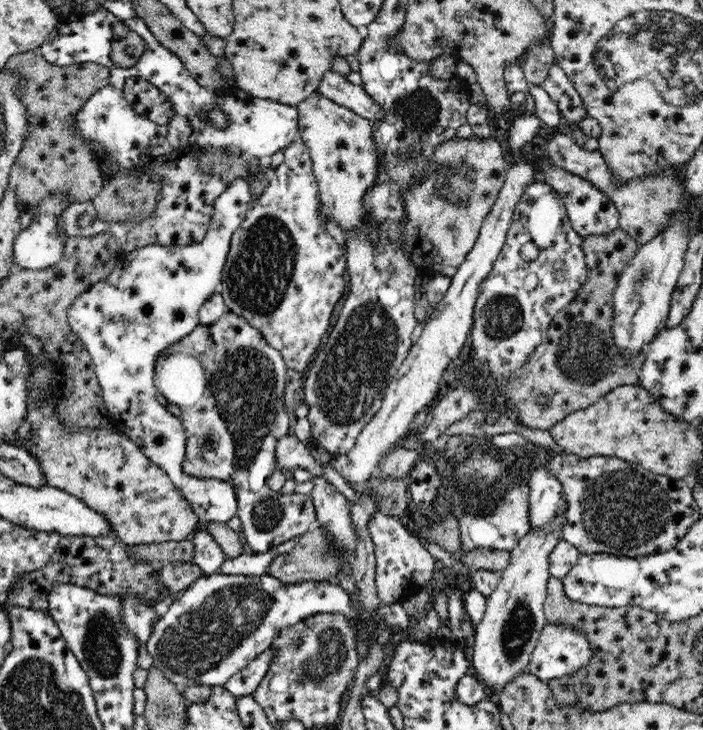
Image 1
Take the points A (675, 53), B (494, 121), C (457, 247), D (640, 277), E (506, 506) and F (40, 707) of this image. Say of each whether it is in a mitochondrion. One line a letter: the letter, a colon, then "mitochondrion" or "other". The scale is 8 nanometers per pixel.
A: mitochondrion
B: other
C: other
D: mitochondrion
E: mitochondrion
F: mitochondrion

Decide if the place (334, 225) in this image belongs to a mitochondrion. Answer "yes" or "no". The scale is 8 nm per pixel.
no

